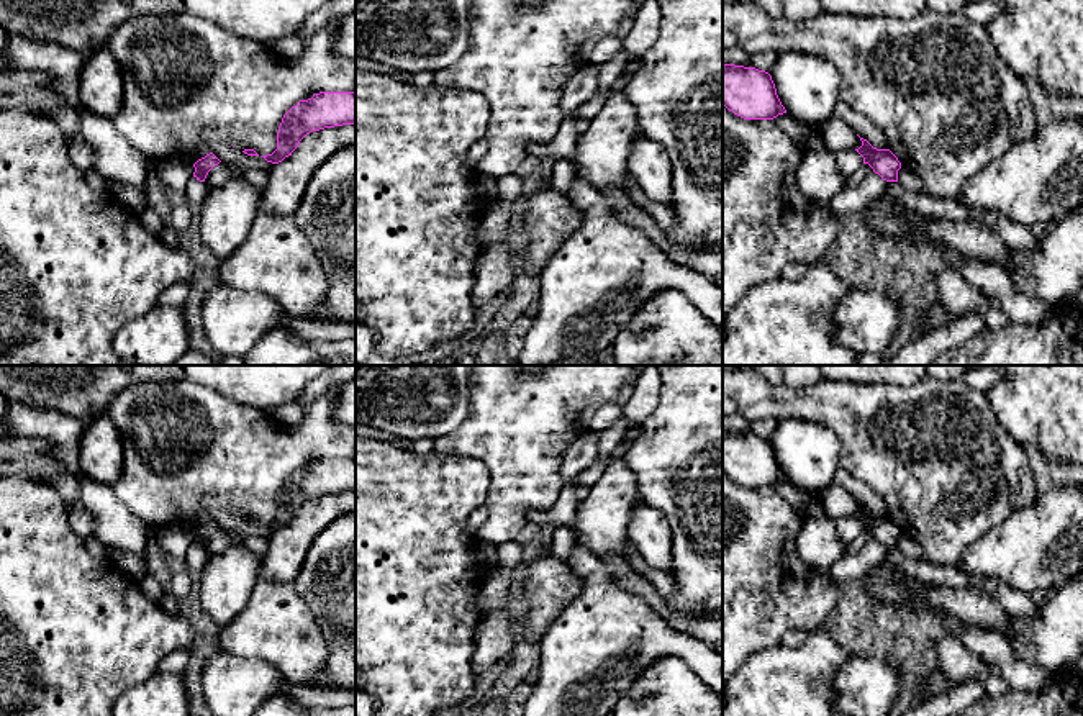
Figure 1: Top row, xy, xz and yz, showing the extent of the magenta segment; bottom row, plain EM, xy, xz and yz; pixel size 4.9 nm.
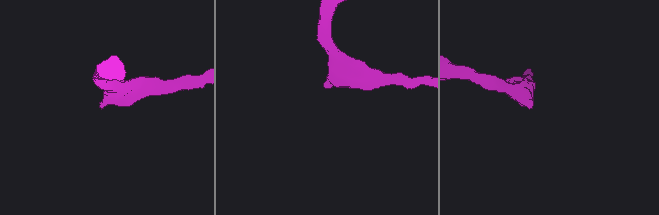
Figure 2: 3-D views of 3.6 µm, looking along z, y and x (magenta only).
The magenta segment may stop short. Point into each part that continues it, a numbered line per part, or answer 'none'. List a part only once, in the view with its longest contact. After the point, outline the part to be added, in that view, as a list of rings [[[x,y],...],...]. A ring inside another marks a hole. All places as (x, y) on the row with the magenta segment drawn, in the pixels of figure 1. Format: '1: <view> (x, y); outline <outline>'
1: xy (194, 195); outline [[[192,177],[184,192],[184,202],[187,202],[193,210],[198,210],[208,192],[206,182],[200,182],[197,177]]]

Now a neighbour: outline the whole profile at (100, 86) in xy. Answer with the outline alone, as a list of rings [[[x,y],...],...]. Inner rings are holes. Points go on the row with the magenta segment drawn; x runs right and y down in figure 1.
[[[102,48],[85,62],[79,77],[79,95],[92,113],[113,120],[123,106],[123,77],[113,54]]]

